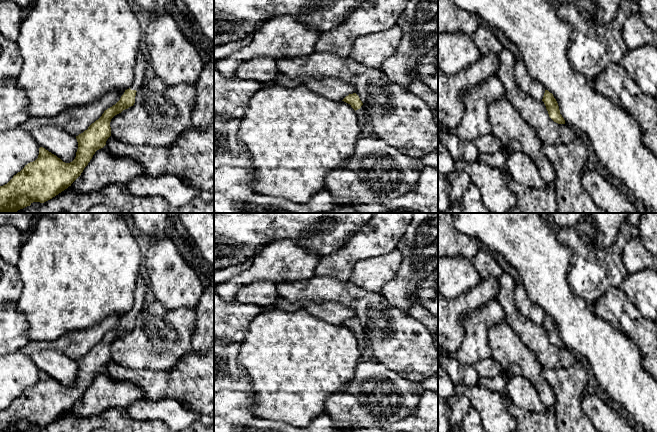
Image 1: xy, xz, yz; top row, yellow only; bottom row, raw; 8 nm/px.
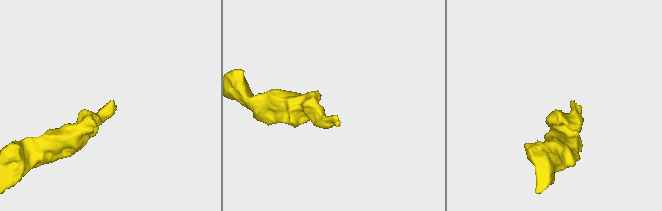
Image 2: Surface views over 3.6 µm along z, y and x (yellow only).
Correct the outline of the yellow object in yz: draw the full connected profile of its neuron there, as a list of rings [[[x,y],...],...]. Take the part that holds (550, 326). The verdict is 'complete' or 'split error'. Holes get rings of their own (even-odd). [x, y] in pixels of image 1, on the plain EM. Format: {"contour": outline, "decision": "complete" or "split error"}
{"contour": [[[545,314],[542,325],[548,335],[549,341],[558,348],[565,348],[565,344],[560,338],[559,330],[553,318]]], "decision": "complete"}

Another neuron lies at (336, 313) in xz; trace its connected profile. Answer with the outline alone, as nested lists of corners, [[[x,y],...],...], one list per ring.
[[[280,298],[275,304],[265,309],[278,309],[287,312],[306,310],[311,315],[335,325],[342,325],[349,318],[355,317],[355,312],[351,307],[339,302],[325,302],[318,304],[312,301],[285,301]]]

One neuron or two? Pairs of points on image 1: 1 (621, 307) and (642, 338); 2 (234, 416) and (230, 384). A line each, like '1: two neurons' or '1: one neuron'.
1: one neuron
2: one neuron

